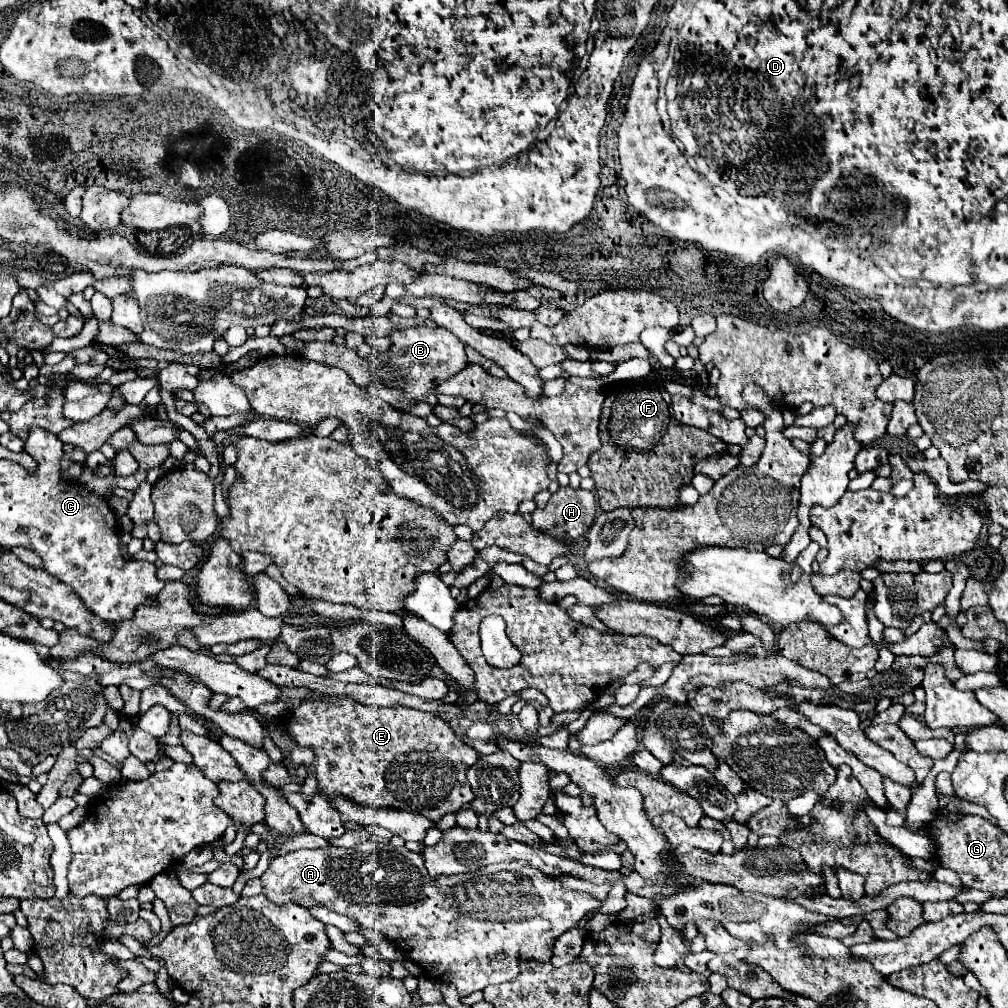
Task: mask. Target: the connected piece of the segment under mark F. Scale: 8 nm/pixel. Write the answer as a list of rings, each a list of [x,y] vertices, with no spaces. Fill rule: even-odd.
[[[610,386],[600,416],[600,442],[602,446],[592,452],[588,468],[604,512],[636,506],[674,508],[678,504],[678,488],[690,484],[694,476],[694,464],[710,454],[726,452],[726,444],[716,436],[678,424],[670,412],[670,394],[656,386]]]

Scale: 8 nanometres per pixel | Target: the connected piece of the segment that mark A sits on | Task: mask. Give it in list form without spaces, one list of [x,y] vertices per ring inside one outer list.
[[[372,840],[360,842],[354,848],[326,846],[276,856],[260,880],[264,894],[274,904],[294,902],[306,908],[326,906],[332,912],[344,914],[350,920],[392,938],[398,942],[408,960],[416,962],[424,972],[430,972],[428,976],[438,980],[448,976],[448,982],[458,988],[460,996],[484,990],[490,984],[514,980],[520,974],[522,962],[550,962],[556,936],[562,936],[590,910],[602,906],[598,900],[582,892],[566,892],[558,882],[552,882],[542,872],[520,876],[512,872],[512,864],[492,864],[476,872],[476,876],[456,874],[432,880],[424,868],[420,852],[410,852],[404,846],[394,848]]]

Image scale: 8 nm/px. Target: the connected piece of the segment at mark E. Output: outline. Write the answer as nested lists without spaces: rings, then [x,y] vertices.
[[[328,696],[330,698],[330,704],[324,704],[324,702],[318,702],[316,698],[310,698],[310,702],[302,702],[288,718],[282,720],[282,728],[300,744],[300,746],[314,746],[316,754],[318,754],[318,760],[316,760],[316,778],[318,778],[318,792],[322,792],[324,796],[332,798],[336,794],[344,794],[344,796],[350,796],[352,800],[356,800],[358,804],[368,804],[372,808],[398,808],[398,810],[404,810],[404,812],[418,812],[430,820],[438,820],[442,818],[444,814],[450,814],[450,812],[458,812],[462,806],[470,804],[474,800],[474,794],[470,790],[470,784],[466,780],[466,770],[478,760],[478,752],[464,744],[450,728],[448,724],[434,716],[434,714],[428,714],[428,712],[420,712],[420,710],[414,710],[414,708],[404,708],[404,706],[390,706],[390,708],[382,708],[382,706],[364,706],[364,704],[358,704],[350,698],[338,698],[338,696]]]

